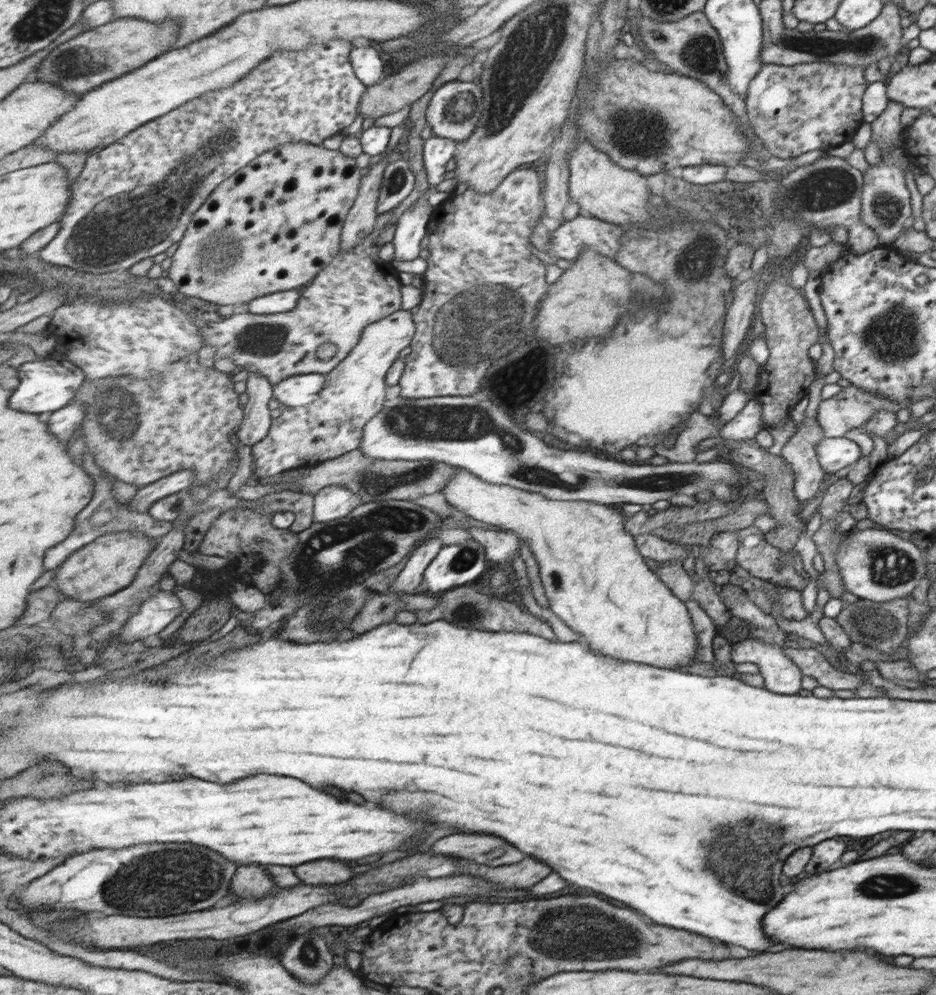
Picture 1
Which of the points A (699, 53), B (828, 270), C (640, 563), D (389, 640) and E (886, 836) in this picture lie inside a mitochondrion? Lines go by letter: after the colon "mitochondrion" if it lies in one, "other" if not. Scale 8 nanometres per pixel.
A: mitochondrion
B: other
C: other
D: other
E: other

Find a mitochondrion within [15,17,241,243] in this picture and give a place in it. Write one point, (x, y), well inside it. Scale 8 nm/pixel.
(90, 59)

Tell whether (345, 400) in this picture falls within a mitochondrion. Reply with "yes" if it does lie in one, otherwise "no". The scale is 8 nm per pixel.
no

